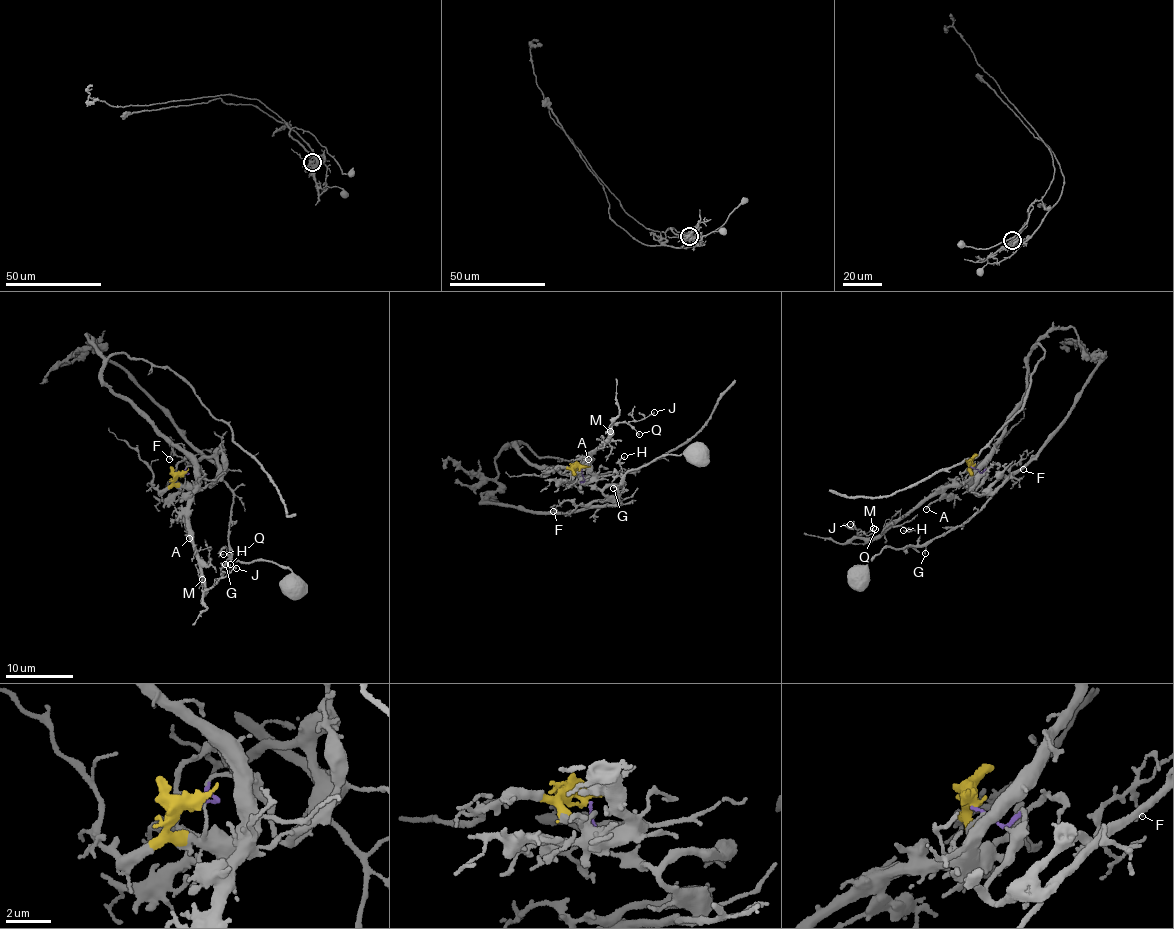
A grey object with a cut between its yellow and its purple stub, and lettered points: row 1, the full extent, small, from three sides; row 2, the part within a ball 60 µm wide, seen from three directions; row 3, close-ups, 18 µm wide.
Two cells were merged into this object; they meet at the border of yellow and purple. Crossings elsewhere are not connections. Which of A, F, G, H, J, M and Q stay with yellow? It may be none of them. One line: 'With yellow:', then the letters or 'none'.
With yellow: A, J, M, Q

